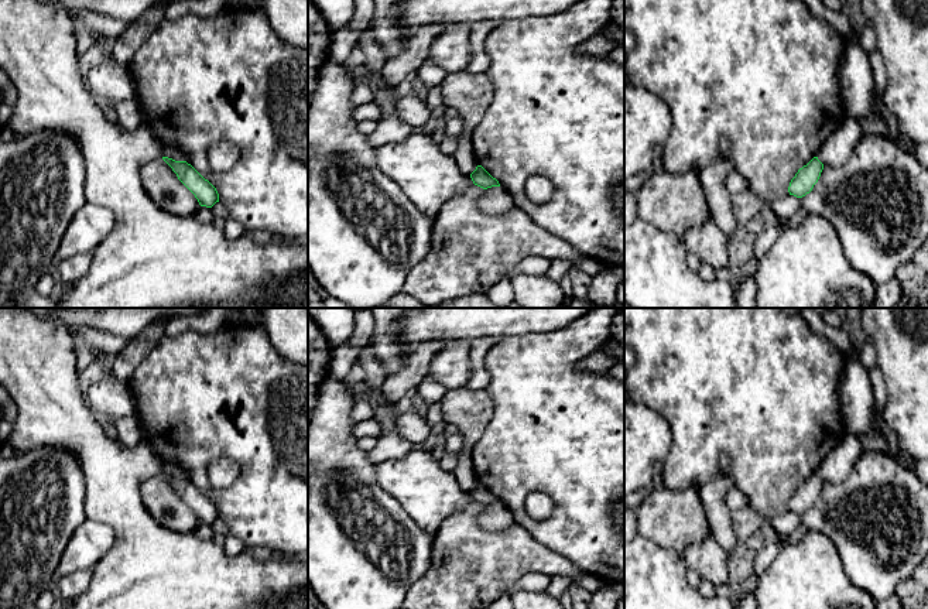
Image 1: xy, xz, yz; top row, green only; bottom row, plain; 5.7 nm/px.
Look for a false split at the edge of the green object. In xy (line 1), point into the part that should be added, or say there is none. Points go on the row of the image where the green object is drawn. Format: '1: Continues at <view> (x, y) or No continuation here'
1: No continuation here

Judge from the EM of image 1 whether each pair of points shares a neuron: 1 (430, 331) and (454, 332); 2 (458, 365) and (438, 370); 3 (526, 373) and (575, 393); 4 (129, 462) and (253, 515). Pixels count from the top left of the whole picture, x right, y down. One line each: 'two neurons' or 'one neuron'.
1: one neuron
2: one neuron
3: one neuron
4: two neurons

